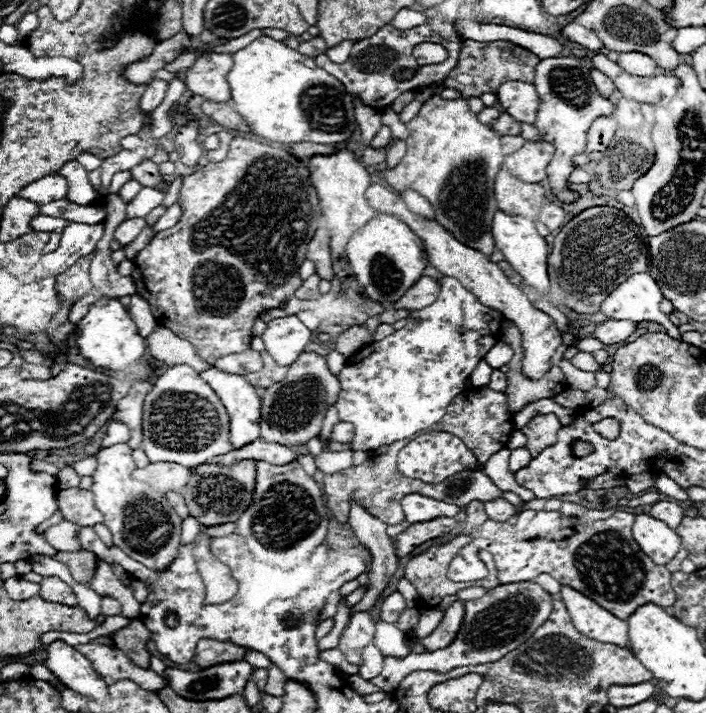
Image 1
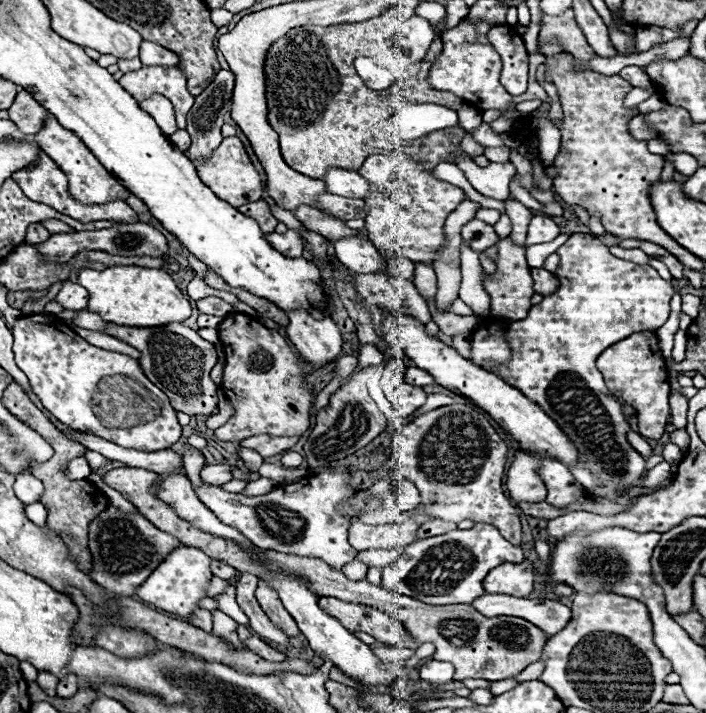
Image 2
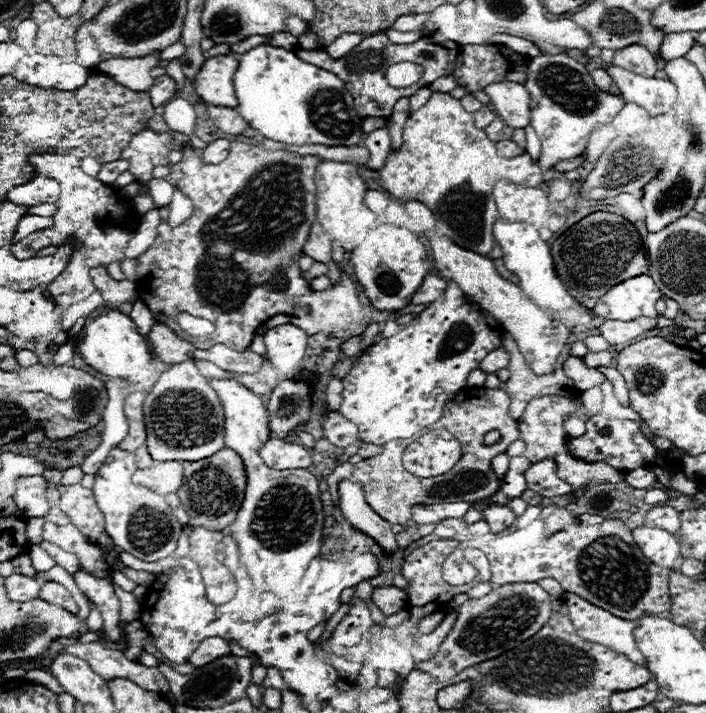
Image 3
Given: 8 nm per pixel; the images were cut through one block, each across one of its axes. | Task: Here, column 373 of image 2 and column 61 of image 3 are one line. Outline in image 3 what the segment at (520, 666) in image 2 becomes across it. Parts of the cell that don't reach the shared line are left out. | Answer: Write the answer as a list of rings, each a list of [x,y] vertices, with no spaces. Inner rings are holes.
[[[44,582],[40,590],[40,600],[48,600],[52,604],[60,604],[62,608],[68,608],[68,612],[78,612],[78,606],[70,592],[58,584],[58,582]]]

